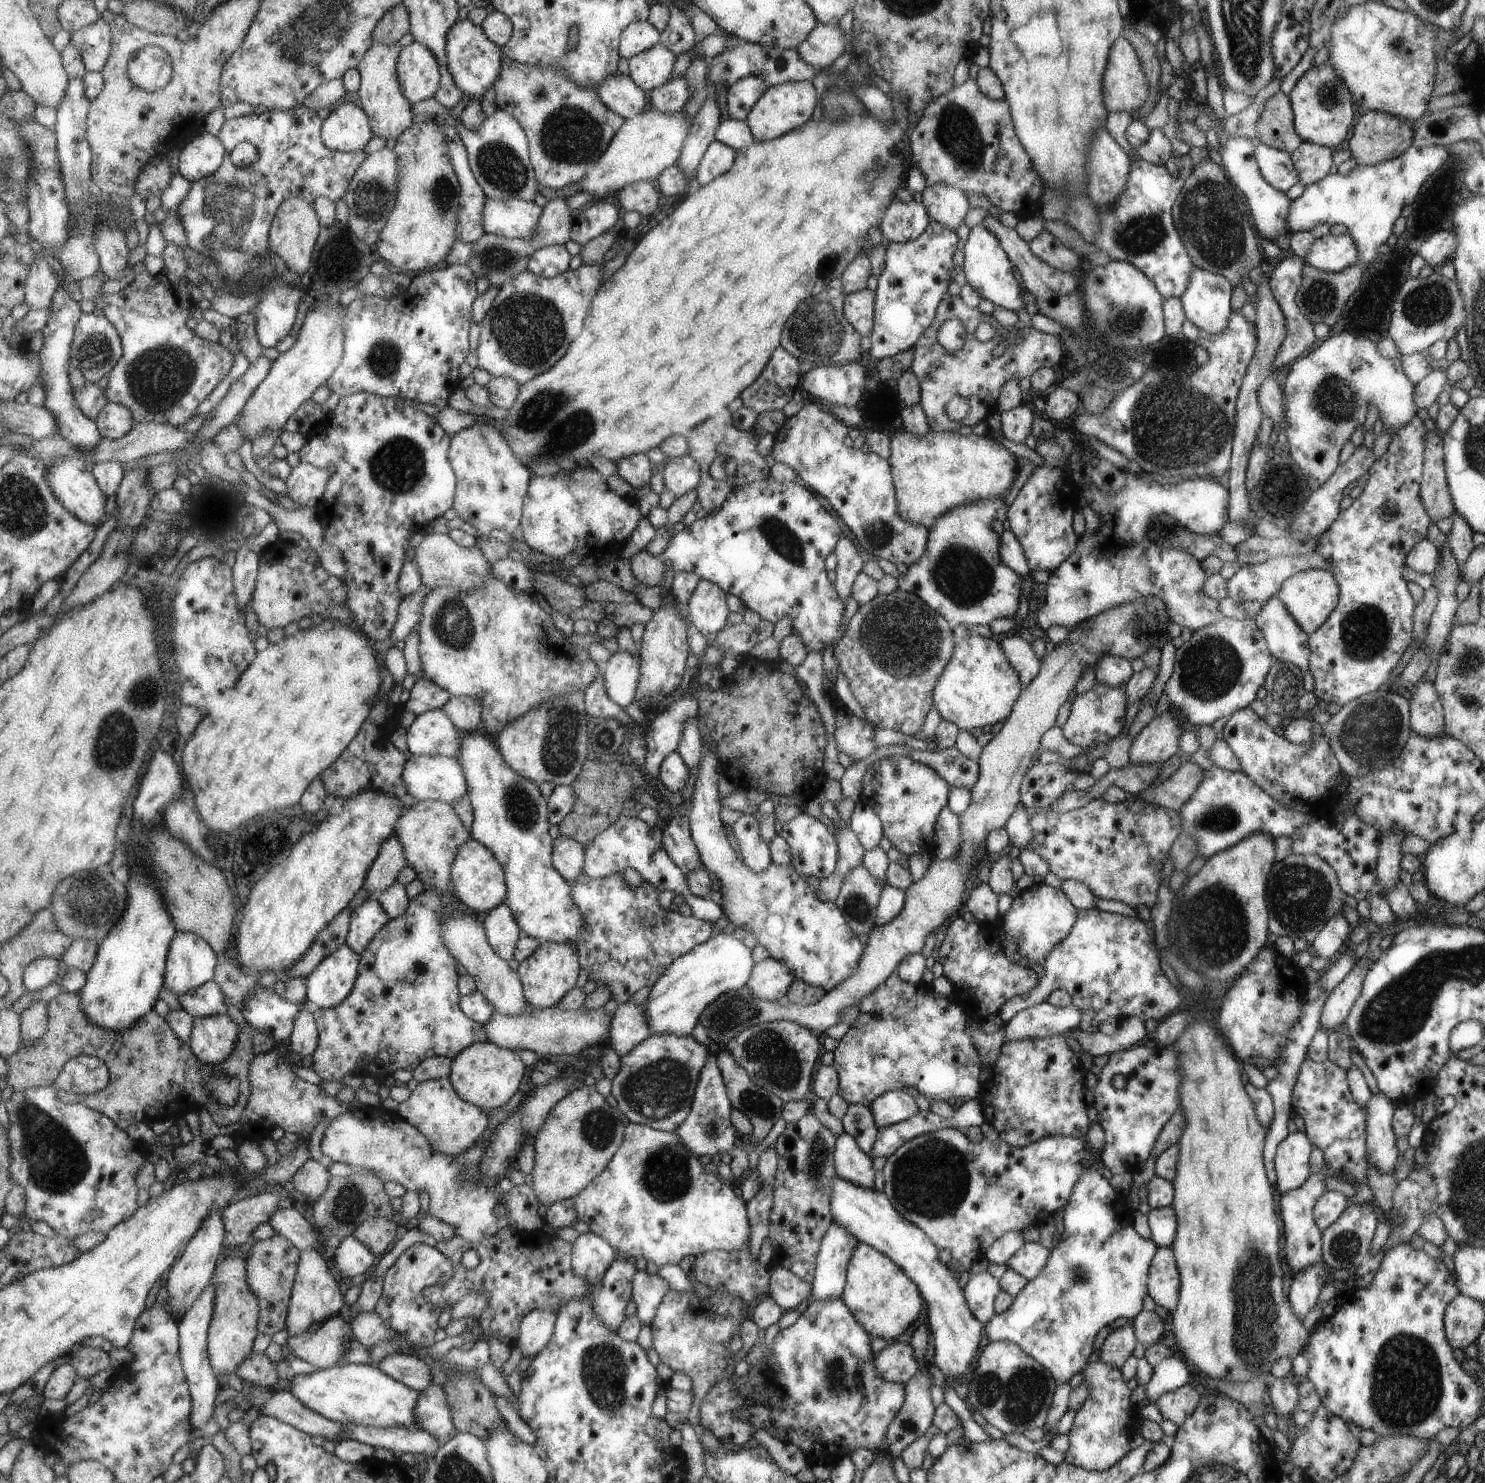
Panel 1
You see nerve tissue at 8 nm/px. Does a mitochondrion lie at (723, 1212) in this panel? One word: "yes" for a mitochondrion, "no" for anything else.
no

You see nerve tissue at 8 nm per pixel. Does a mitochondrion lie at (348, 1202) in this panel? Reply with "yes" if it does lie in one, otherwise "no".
yes

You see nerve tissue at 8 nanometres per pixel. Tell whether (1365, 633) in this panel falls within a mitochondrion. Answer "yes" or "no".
yes

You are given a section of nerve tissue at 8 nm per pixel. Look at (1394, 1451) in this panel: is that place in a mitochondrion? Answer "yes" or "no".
yes

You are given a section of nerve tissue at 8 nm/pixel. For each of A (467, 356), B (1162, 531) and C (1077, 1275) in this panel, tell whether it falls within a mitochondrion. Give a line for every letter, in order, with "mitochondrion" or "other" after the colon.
A: other
B: mitochondrion
C: mitochondrion

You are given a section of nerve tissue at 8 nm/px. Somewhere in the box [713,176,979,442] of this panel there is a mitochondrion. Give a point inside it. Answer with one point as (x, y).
(820, 333)

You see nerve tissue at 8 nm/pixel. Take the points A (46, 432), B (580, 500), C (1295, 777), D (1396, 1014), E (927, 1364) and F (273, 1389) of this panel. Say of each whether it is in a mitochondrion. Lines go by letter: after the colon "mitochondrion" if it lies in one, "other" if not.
A: other
B: other
C: other
D: mitochondrion
E: other
F: other

